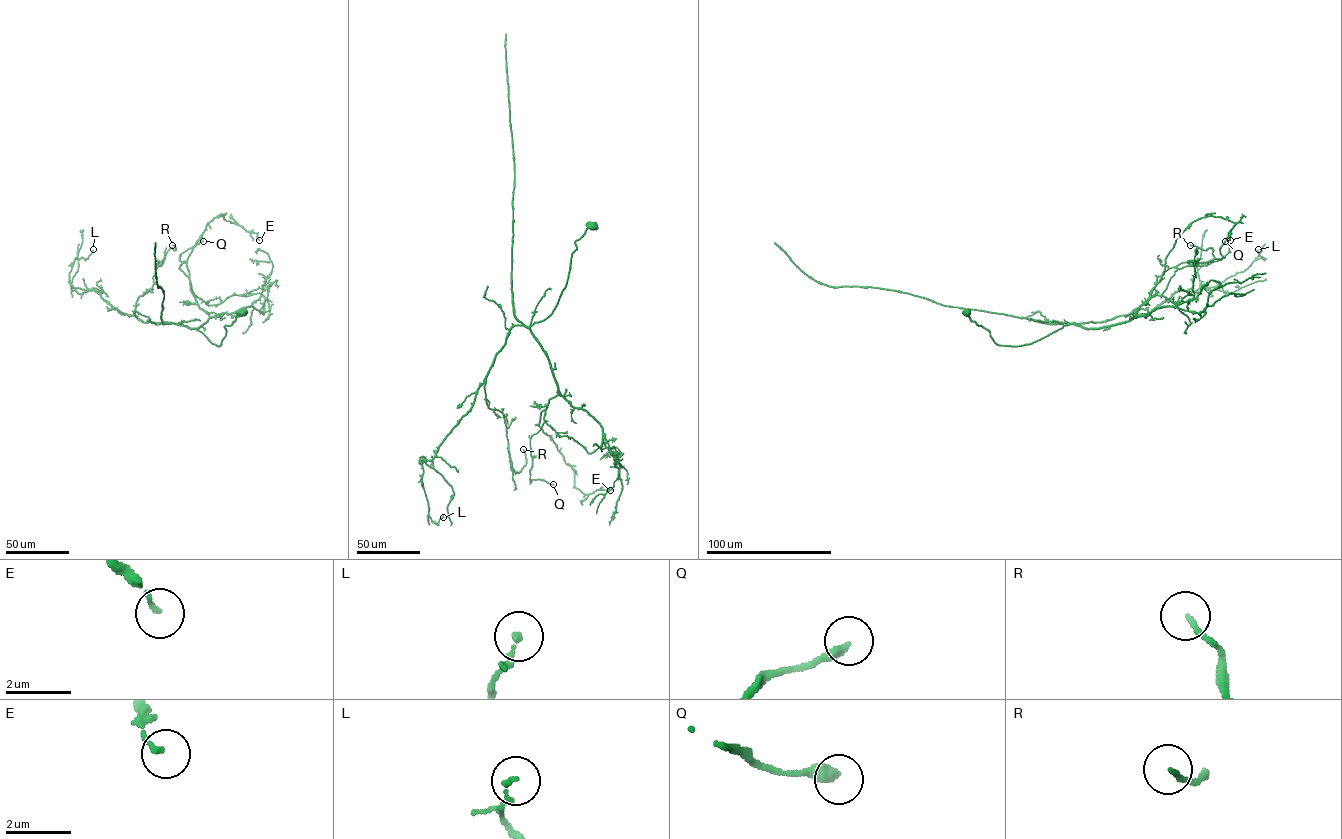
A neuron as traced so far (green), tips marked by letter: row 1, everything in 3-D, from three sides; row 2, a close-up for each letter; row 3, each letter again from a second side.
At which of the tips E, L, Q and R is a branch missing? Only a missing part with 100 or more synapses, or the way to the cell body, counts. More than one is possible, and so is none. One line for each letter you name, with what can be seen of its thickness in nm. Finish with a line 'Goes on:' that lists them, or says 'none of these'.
Goes on: none of these

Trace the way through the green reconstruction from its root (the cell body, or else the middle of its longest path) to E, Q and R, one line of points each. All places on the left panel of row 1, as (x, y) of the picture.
E: (242, 312), (219, 346), (179, 325), (197, 328), (209, 317), (190, 289), (187, 259), (219, 216), (259, 240)
Q: (242, 312), (224, 327), (219, 346), (179, 325), (197, 328), (209, 317), (179, 267), (179, 255), (203, 241)
R: (242, 312), (224, 327), (219, 346), (196, 329), (135, 316), (137, 298), (152, 287), (157, 262), (172, 245)

